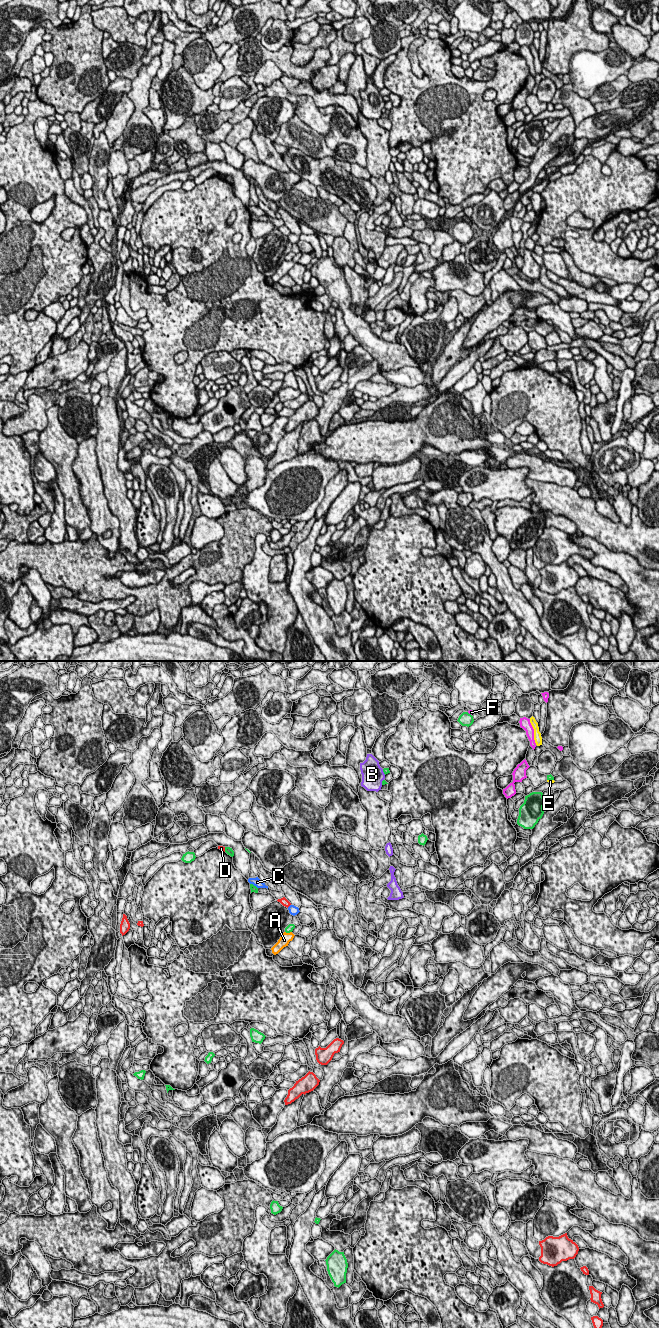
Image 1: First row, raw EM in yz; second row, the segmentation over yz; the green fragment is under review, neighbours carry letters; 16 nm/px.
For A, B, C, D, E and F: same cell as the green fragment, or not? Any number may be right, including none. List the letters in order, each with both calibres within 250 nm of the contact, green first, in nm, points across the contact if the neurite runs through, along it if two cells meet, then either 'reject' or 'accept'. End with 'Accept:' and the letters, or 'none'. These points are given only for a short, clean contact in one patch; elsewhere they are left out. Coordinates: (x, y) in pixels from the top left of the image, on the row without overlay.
A: 120/170 nm | reject
B: 100/360 nm | reject
C: 100/140 nm | reject
D: 120/70 nm | reject
E: 100/60 nm | across yz (549, 105), (550, 107), (550, 109) | accept
F: 220/70 nm | reject
Accept: E

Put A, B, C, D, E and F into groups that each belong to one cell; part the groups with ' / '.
A / B / C / D / E / F

